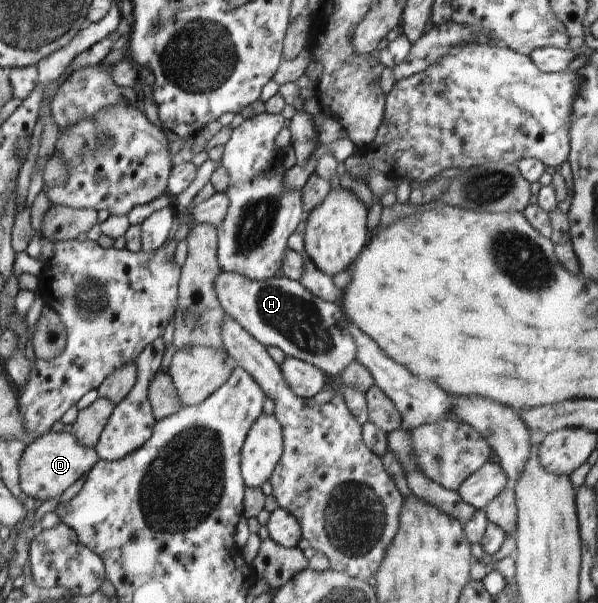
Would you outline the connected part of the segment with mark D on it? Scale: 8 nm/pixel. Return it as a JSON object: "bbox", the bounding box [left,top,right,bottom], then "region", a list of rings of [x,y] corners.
{"bbox":[20,432,99,502],"region":[[[49,432],[36,438],[26,445],[26,450],[20,458],[20,488],[26,496],[37,502],[44,502],[50,498],[60,497],[81,476],[90,472],[99,458],[95,448],[88,448],[71,433]]]}

